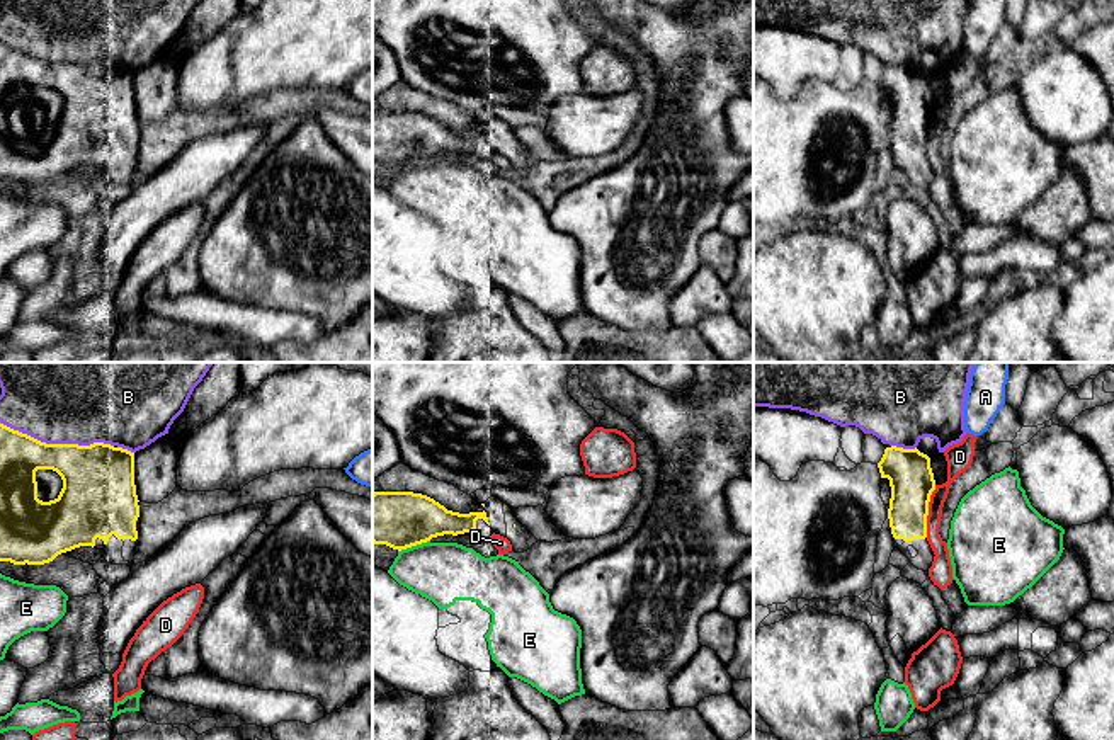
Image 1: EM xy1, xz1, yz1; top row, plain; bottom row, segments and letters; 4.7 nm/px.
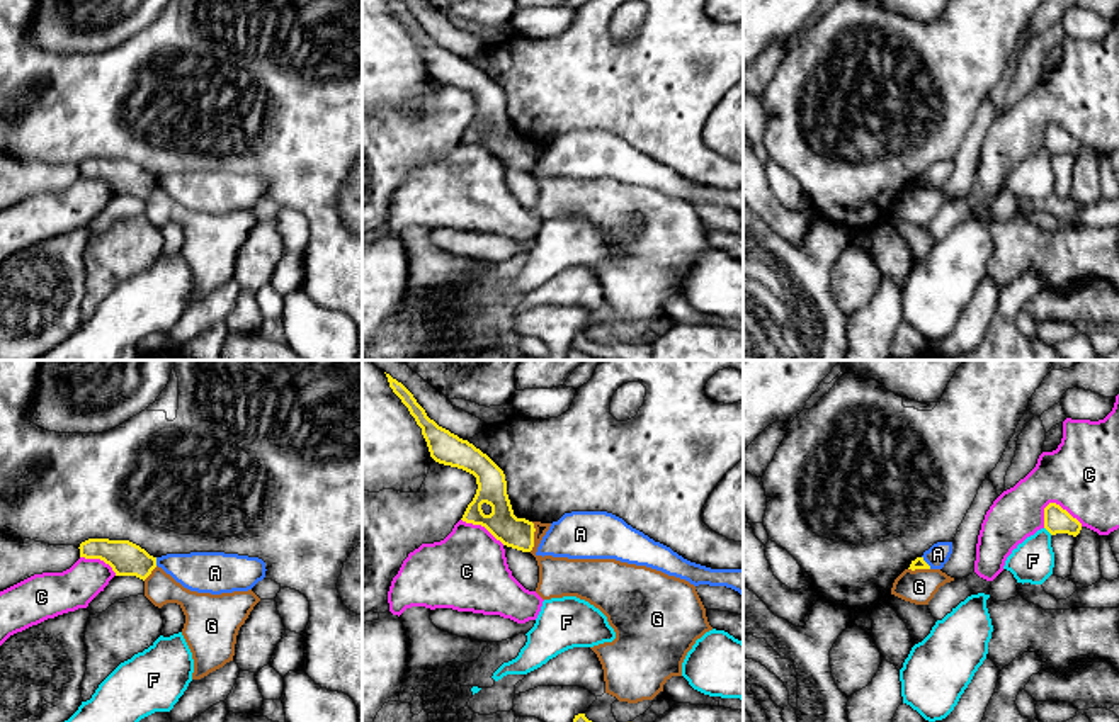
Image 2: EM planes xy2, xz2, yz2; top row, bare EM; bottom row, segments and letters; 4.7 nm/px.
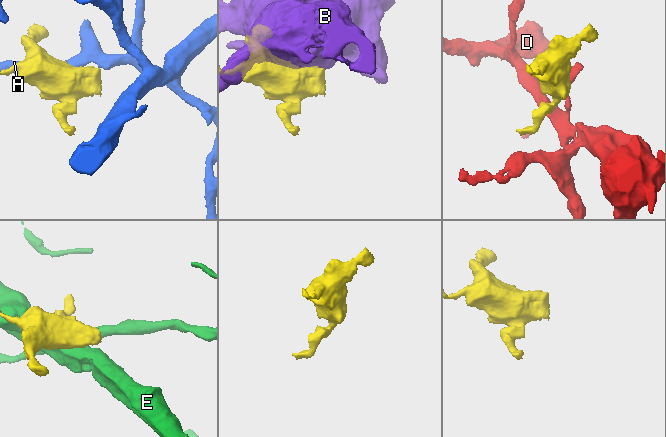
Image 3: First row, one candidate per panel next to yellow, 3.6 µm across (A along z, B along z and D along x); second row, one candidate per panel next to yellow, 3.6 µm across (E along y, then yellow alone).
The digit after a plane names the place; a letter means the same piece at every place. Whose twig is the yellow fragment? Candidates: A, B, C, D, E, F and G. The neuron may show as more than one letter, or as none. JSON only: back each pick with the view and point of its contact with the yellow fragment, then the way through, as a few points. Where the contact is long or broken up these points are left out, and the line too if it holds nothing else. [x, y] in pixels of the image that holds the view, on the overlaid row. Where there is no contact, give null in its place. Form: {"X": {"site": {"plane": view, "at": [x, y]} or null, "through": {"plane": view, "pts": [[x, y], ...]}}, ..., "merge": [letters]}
{"merge": []}

